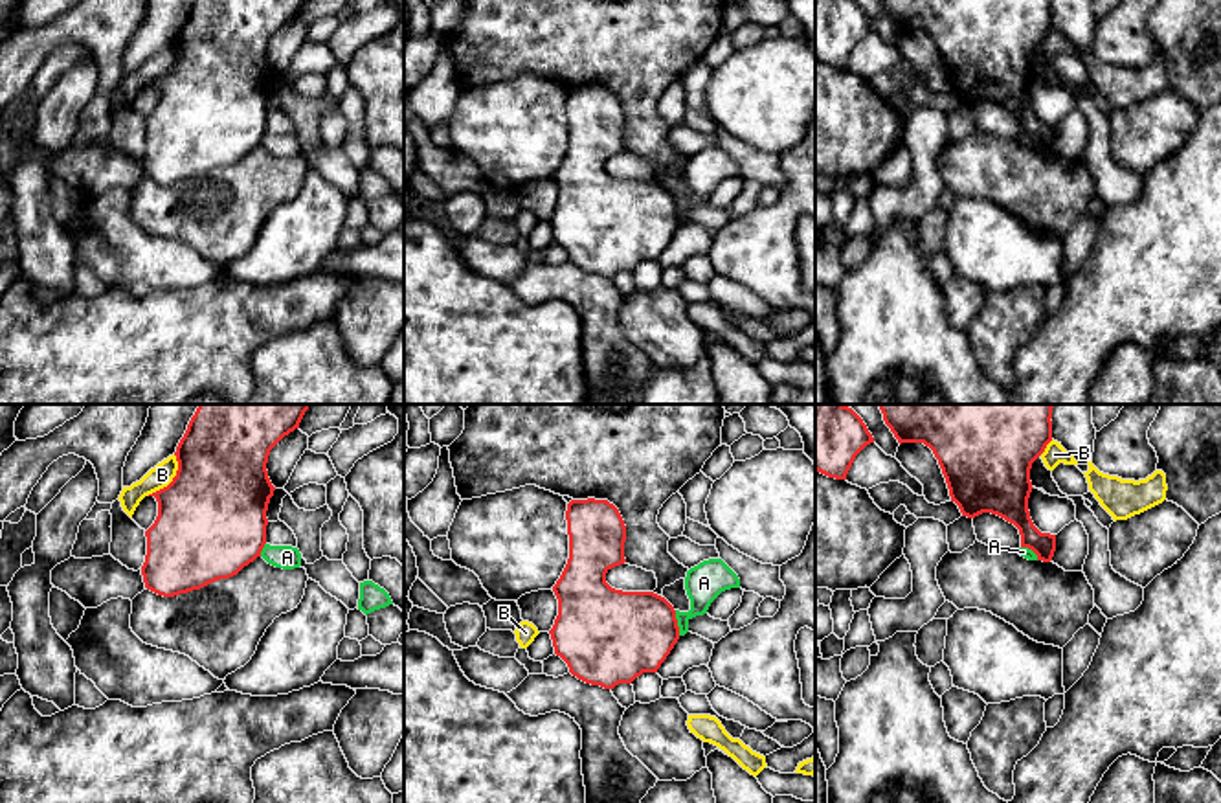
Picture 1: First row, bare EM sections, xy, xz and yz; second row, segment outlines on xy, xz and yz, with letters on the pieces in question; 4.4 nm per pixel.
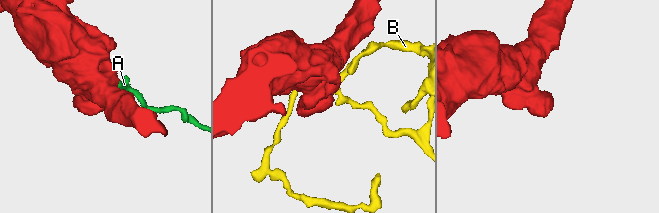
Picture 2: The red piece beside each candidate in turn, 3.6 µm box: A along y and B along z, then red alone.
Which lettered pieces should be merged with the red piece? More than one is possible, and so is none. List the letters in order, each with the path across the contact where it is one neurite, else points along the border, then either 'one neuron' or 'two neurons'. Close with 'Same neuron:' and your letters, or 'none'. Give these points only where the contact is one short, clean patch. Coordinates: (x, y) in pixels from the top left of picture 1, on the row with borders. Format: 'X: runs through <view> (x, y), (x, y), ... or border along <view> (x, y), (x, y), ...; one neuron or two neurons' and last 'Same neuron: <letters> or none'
A: border along xz (674, 610), (680, 634); two neurons
B: two neurons
Same neuron: none

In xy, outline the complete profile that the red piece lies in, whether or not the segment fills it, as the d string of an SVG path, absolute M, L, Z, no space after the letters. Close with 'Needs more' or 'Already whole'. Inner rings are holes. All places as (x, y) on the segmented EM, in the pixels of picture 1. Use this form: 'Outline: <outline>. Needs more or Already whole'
Outline: M198 404L176 447L178 470L173 481L149 494L158 502L158 516L145 531L147 555L141 566L145 588L174 597L237 575L261 557L266 544L266 511L275 487L266 470L270 450L299 423L310 404Z. Already whole

